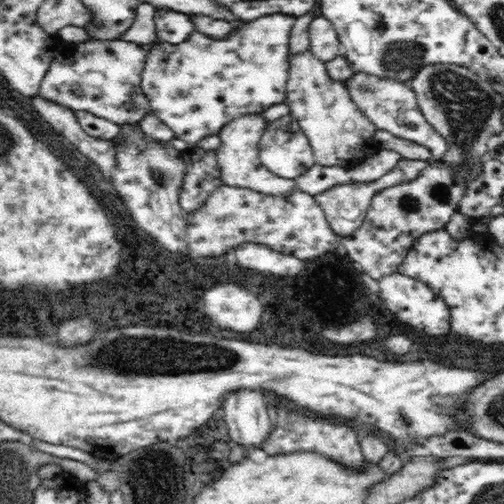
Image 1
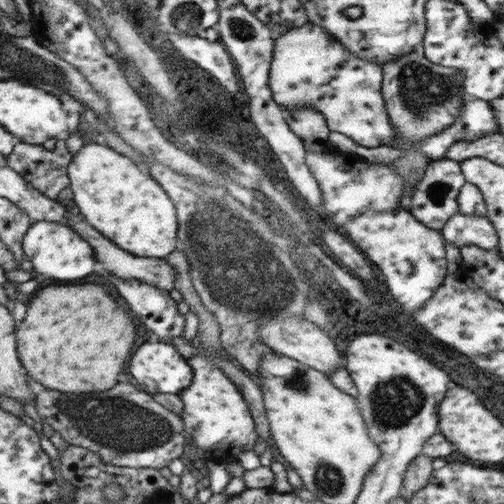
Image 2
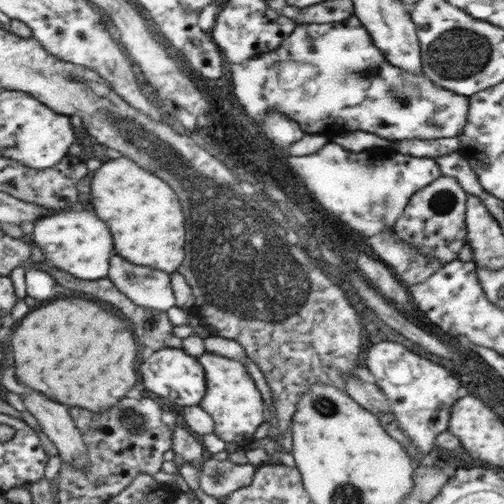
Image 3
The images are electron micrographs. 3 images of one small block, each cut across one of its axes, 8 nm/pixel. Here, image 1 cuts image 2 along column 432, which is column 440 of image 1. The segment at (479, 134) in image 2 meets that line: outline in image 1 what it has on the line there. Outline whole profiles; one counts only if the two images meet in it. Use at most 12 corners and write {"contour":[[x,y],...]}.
{"contour":[[358,72],[346,82],[378,132],[444,160],[446,140],[426,122],[414,90]]}

